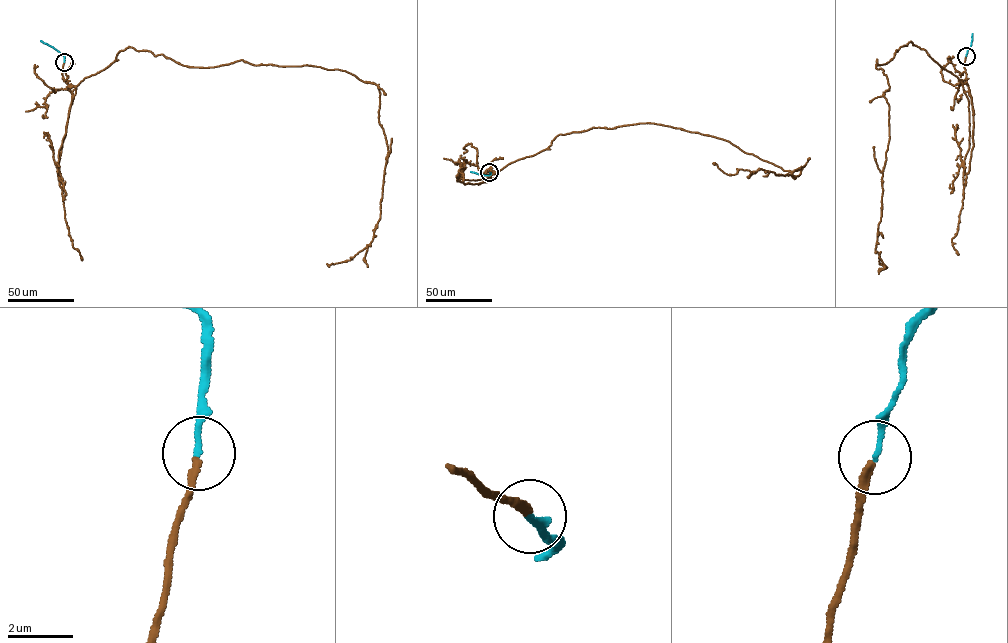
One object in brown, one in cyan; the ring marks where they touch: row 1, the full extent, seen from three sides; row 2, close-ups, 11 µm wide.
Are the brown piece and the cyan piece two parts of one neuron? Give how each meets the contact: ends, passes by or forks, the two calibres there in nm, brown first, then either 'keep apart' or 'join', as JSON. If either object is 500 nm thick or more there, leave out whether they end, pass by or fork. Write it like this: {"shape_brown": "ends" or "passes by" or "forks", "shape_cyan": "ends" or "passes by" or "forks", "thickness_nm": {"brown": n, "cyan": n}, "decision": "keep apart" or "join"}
{"shape_brown": "ends", "shape_cyan": "ends", "thickness_nm": {"brown": 190, "cyan": 160}, "decision": "join"}

